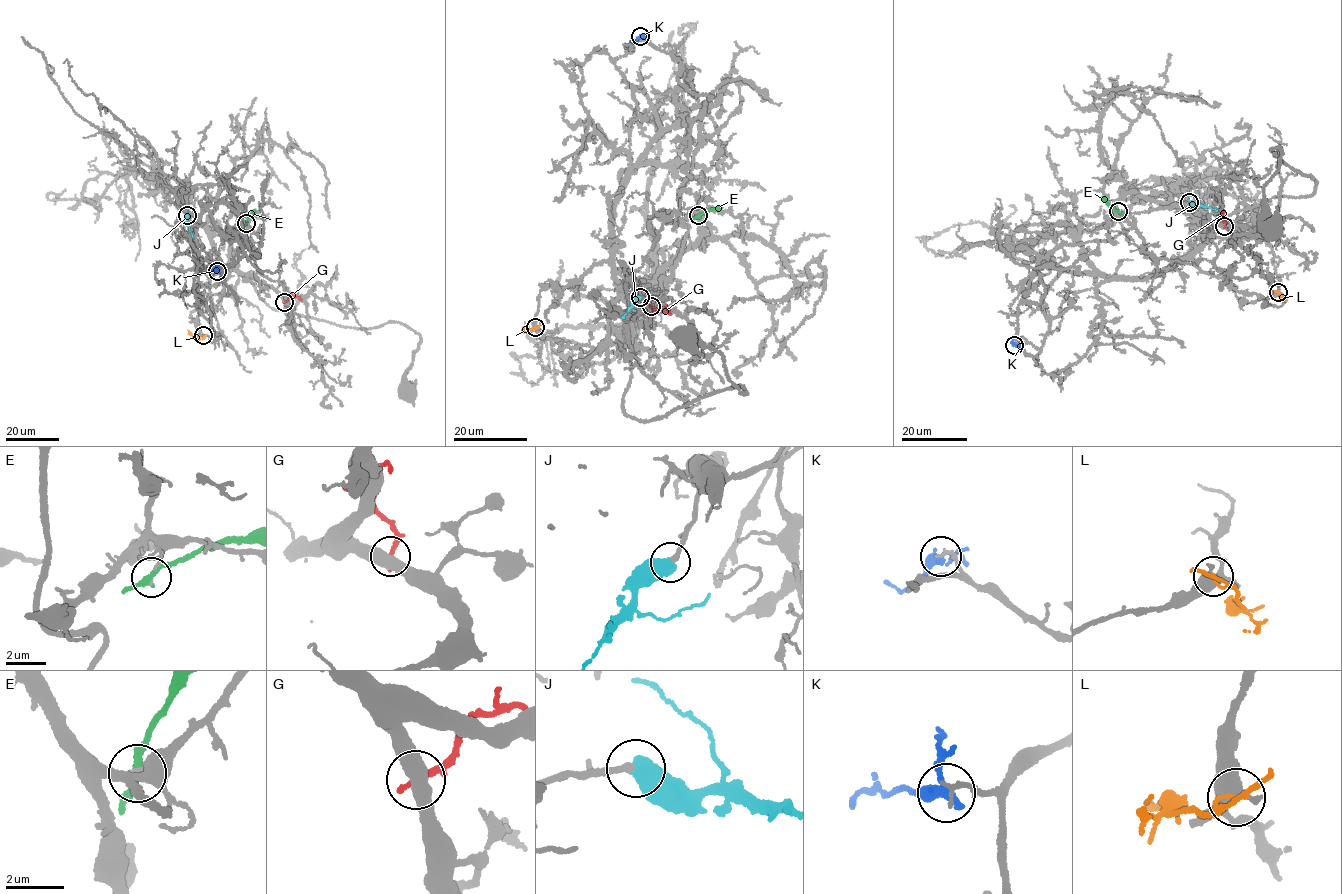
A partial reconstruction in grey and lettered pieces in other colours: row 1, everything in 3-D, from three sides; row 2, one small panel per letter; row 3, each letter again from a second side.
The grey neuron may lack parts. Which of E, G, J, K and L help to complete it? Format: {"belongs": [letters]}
{"belongs": ["J"]}

